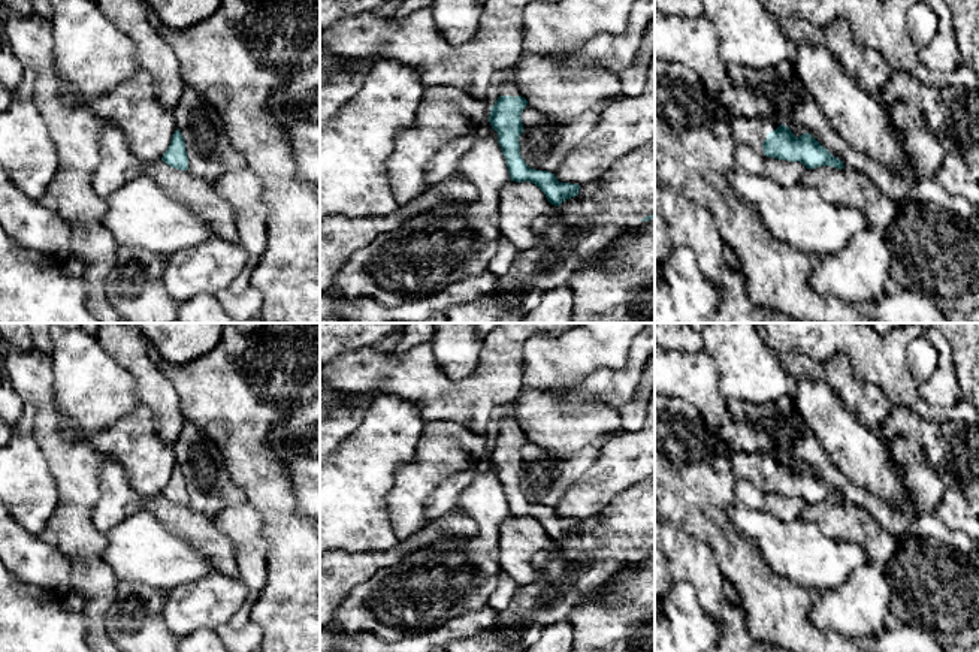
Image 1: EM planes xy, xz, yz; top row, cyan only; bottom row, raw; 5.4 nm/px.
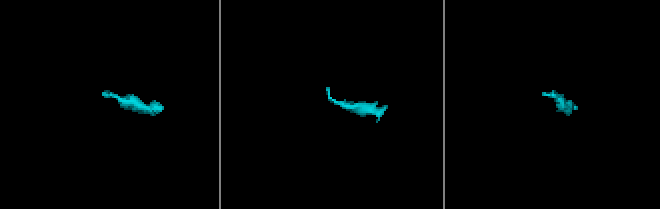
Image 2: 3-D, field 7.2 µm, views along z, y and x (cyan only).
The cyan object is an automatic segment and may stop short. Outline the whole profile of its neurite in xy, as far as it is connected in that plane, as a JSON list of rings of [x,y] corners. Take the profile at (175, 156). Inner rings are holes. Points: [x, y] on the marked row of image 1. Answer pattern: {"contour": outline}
{"contour": [[[179,129],[173,133],[172,141],[161,160],[170,167],[187,170],[188,169],[188,157],[185,151],[185,142],[179,132]]]}

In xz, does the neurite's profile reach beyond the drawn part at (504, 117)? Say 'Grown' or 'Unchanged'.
Unchanged

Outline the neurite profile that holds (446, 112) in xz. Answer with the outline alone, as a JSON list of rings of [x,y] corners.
[[[442,85],[426,88],[414,123],[401,132],[395,142],[393,153],[387,159],[390,187],[398,205],[411,202],[427,188],[424,179],[426,163],[445,144],[472,135],[478,126],[489,120],[490,108],[486,100],[474,99],[456,87]]]

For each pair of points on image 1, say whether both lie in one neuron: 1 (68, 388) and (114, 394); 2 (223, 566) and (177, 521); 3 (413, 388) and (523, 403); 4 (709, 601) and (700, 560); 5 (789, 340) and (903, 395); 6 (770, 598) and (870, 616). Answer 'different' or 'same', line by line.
1: same
2: same
3: different
4: same
5: same
6: different

